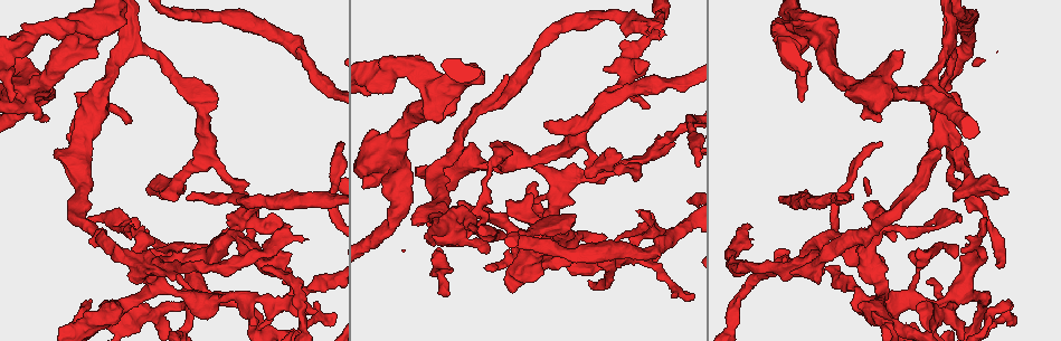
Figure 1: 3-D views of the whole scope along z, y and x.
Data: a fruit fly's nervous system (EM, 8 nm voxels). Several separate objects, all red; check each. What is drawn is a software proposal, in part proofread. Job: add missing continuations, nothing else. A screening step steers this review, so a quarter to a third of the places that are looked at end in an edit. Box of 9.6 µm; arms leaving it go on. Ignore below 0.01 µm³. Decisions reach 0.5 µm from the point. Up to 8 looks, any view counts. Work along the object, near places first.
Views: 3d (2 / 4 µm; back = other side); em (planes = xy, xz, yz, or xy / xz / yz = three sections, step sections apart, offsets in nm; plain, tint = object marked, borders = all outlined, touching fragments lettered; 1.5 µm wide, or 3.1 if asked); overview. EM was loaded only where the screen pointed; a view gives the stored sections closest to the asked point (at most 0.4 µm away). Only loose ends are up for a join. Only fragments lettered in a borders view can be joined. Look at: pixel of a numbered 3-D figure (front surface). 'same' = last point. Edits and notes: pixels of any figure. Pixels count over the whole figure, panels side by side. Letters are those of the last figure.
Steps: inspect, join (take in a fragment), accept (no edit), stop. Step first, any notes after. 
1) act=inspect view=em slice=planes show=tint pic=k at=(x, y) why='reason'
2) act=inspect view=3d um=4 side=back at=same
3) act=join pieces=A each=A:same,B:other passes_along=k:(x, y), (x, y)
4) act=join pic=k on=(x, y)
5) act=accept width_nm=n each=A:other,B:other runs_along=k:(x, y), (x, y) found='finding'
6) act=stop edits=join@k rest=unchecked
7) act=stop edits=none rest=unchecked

act=inspect view=3d um=2 pic=1 at=(961, 218) why='free end'

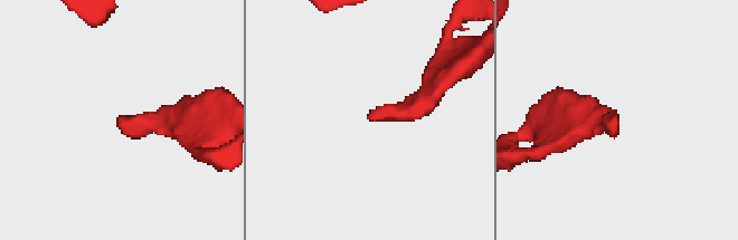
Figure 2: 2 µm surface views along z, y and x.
act=inspect view=em slice=xy step=4 show=borders pic=2 at=(369, 117)

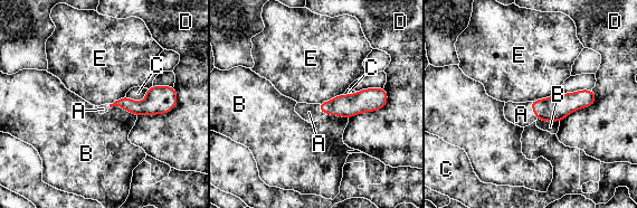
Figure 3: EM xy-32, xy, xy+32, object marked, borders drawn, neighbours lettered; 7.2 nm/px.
act=join pieces=A each=A:same,B:other,C:other,D:other,E:other found='it goes on there'

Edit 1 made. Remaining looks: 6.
act=inspect view=3d um=4 pic=1 at=(966, 244) why='free end'

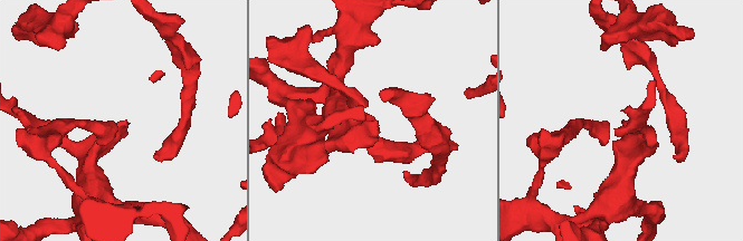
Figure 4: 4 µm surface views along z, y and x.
act=inspect view=em slice=planes show=borders pic=4 at=(125, 124) why='need the tissue'

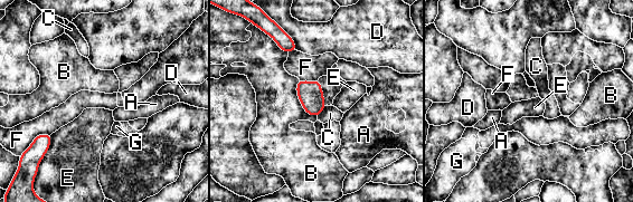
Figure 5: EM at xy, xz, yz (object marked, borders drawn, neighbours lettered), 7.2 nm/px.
act=accept each=A:other,B:other,C:other,D:other,E:other,F:other,G:other border=5:(52, 134), (52, 143), (48, 146) found='no lettered fragment goes on from it'

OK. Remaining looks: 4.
act=inspect view=3d um=2 side=back pic=1 at=(315, 301) why='tapers out'

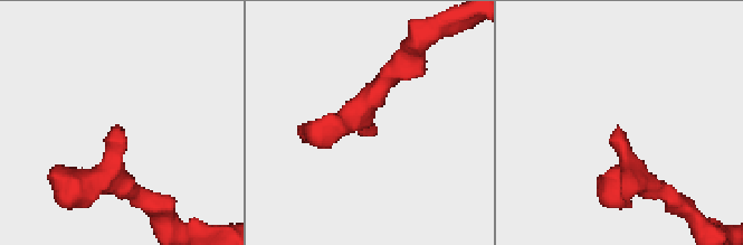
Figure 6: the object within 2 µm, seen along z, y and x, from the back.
act=inspect view=em slice=xy step=8 show=borders pic=6 at=(121, 128) why='now the EM'

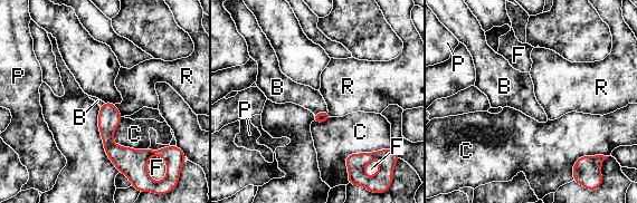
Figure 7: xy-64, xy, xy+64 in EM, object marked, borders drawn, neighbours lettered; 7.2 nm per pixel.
act=accept each=B:other,C:other,F:other,P:other,R:other border=7:(327, 110), (313, 114) found='none of them fits'

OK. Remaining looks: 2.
act=stop edits=join@3 rest=unchecked

